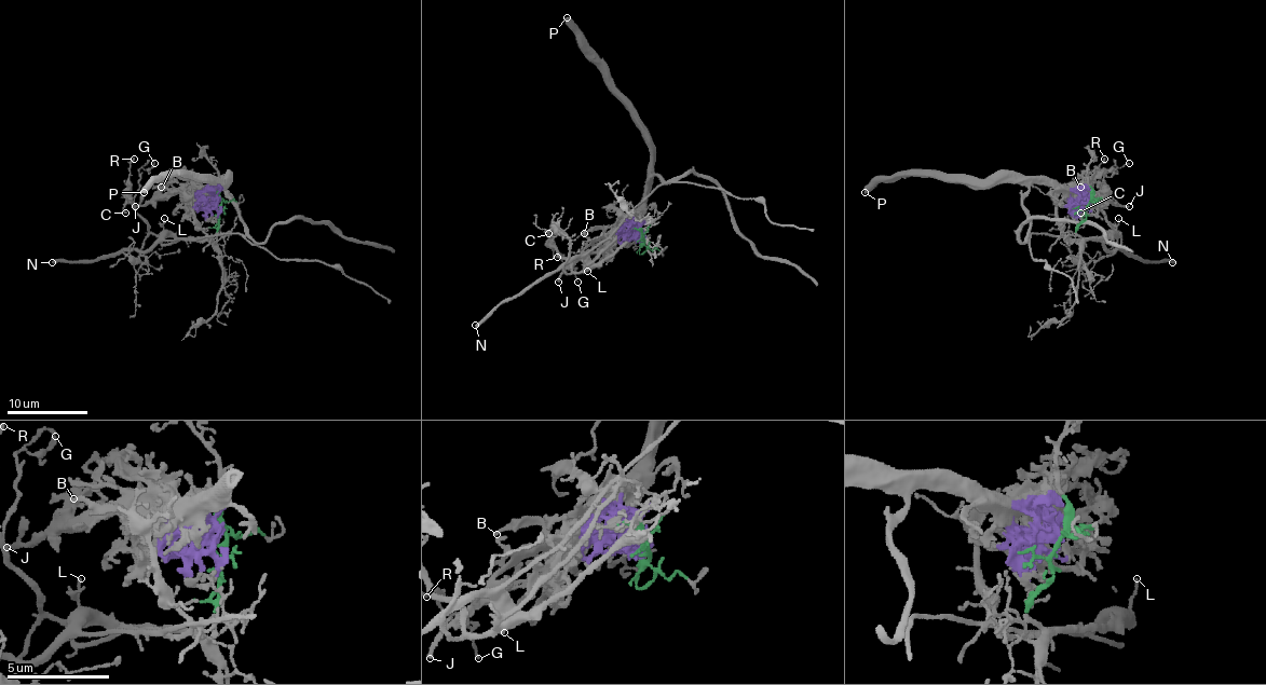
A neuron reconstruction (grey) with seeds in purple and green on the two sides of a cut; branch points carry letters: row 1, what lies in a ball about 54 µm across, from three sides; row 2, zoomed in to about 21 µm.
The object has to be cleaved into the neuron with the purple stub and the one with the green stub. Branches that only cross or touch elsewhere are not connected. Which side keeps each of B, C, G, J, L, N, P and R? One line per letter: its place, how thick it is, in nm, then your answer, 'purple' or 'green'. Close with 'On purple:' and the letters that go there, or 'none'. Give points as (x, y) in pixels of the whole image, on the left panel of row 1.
B: at (161, 187); 200 nm thick; purple
C: at (125, 213); 120 nm thick; green
G: at (154, 163); 100 nm thick; green
J: at (135, 206); 160 nm thick; purple
L: at (164, 218); 80 nm thick; green
N: at (52, 262); 360 nm thick; green
P: at (144, 192); 550 nm thick; purple
R: at (134, 159); 130 nm thick; green
On purple: B, J, P

